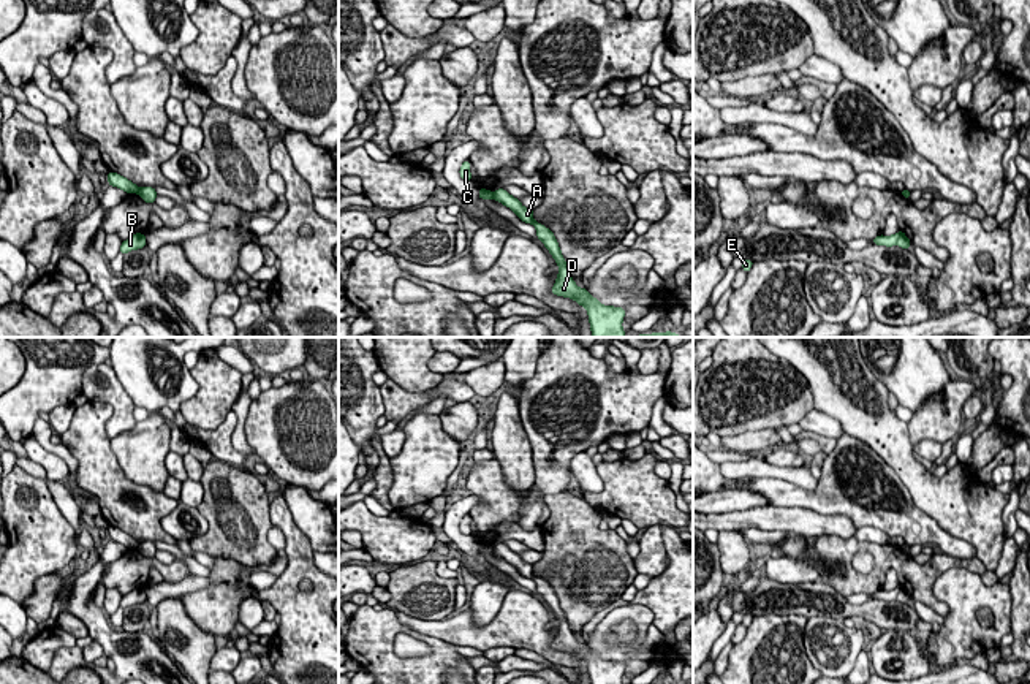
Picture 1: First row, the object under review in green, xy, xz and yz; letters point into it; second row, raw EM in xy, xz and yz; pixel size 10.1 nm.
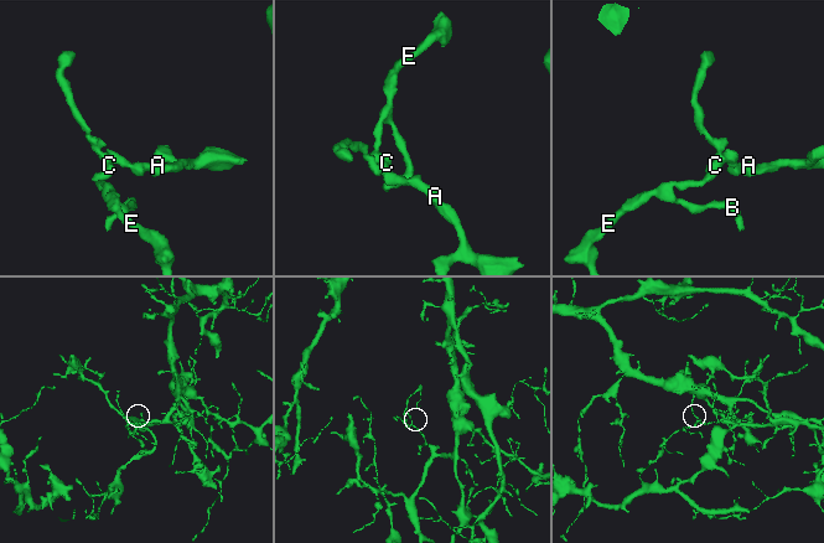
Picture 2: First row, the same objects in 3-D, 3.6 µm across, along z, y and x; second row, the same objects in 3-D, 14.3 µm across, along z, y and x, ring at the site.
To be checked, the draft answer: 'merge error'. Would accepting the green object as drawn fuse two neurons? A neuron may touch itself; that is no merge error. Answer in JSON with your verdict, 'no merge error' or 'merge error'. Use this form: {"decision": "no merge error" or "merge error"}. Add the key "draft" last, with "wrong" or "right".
{"decision": "merge error", "draft": "right"}

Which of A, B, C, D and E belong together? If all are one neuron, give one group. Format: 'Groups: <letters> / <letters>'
Groups: A D / B C E

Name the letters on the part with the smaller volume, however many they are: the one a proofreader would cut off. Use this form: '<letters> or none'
B, C, E

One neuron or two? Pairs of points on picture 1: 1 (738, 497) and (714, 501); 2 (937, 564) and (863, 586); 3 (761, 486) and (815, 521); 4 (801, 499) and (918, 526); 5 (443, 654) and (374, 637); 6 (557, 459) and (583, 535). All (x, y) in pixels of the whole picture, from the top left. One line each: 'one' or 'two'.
1: one
2: one
3: two
4: one
5: one
6: two

